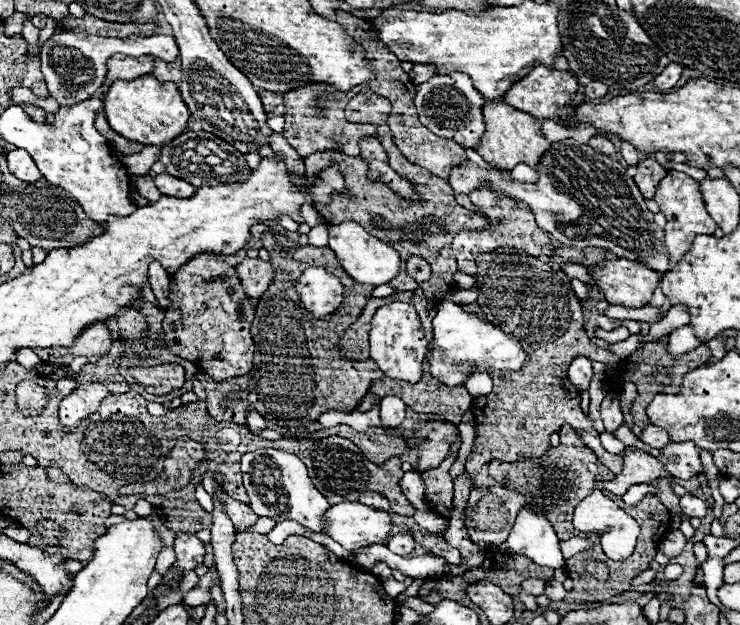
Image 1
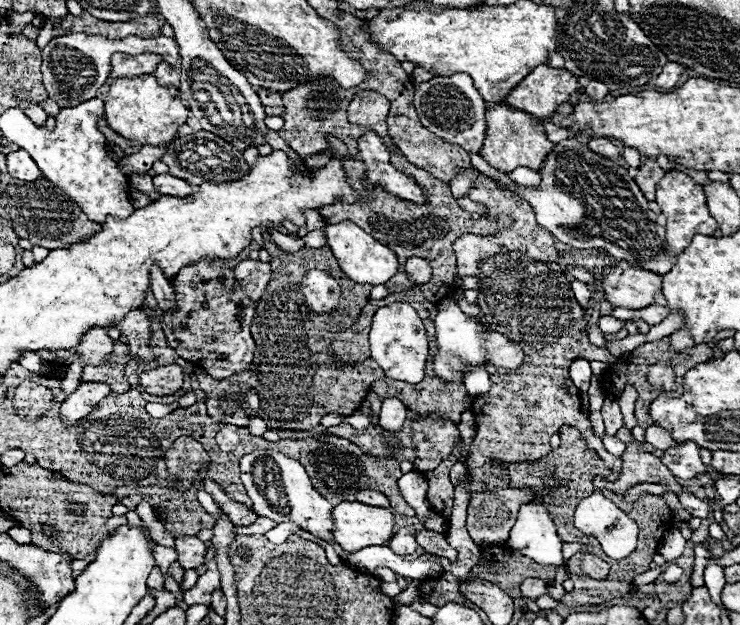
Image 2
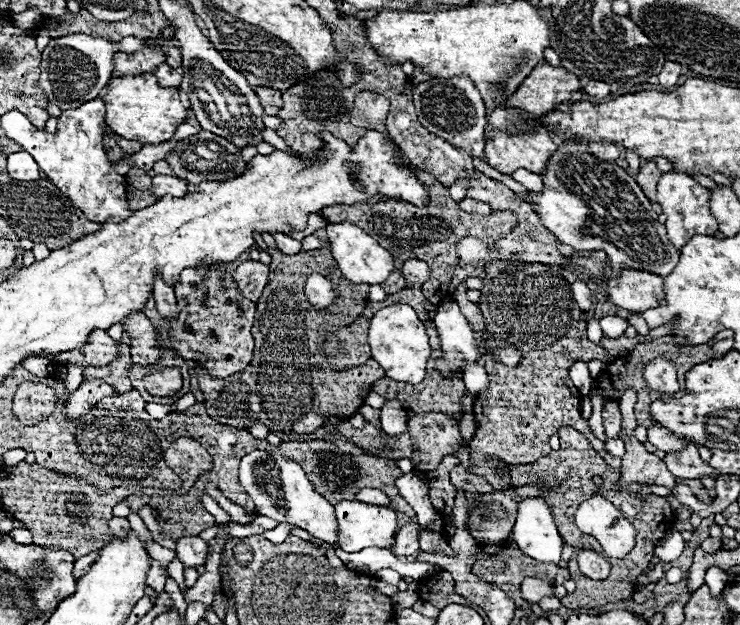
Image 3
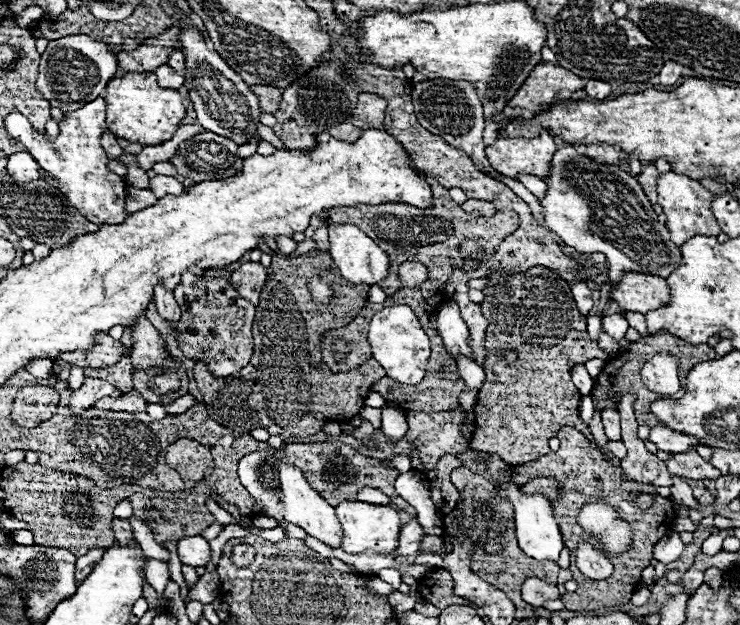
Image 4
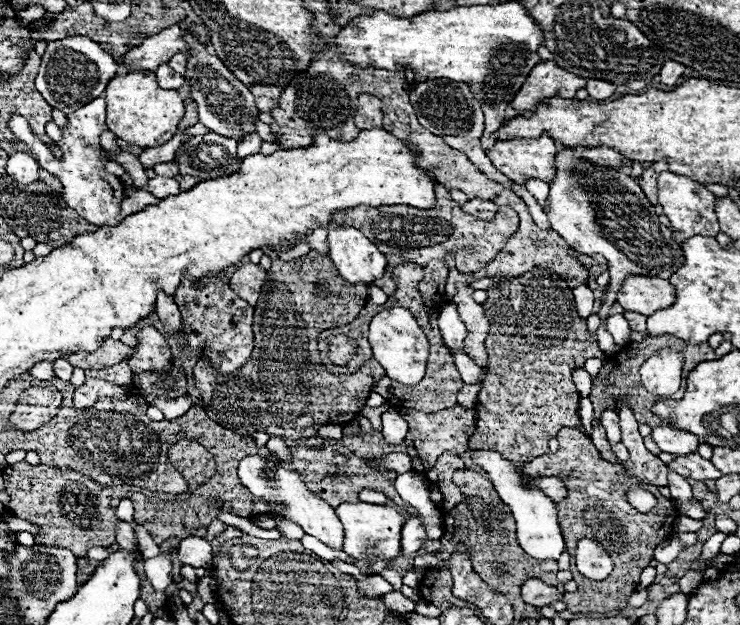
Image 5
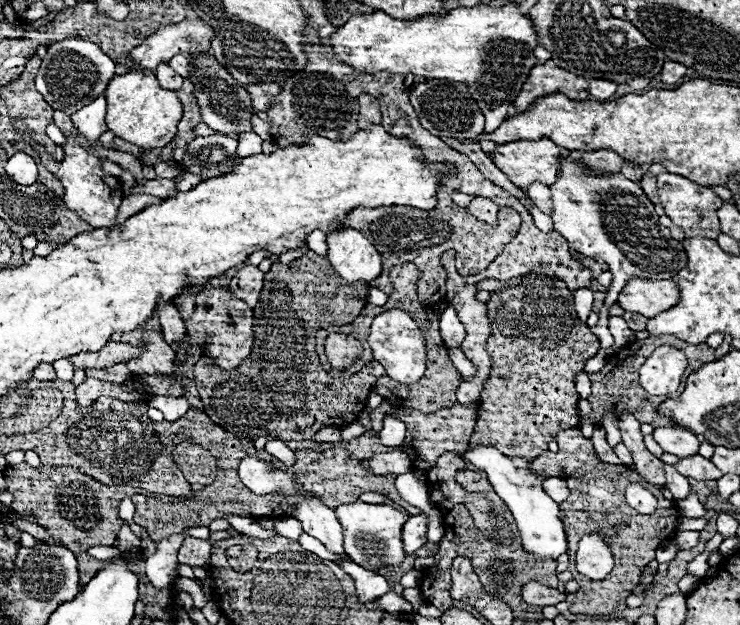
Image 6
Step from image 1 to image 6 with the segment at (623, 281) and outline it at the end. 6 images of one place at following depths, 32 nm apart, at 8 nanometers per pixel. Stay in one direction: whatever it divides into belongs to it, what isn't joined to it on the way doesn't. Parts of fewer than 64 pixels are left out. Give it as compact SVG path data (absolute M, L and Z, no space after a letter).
M630 278L624 290L618 294L618 304L626 312L638 312L642 316L656 316L672 308L678 302L678 286L672 280L644 280Z

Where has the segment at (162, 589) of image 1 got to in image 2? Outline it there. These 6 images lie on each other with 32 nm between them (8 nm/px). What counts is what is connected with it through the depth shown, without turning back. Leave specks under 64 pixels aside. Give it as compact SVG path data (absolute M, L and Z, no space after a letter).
M178 536L176 538L176 554L178 554L180 566L184 570L190 570L190 568L204 564L206 544L202 540L198 540L196 536Z

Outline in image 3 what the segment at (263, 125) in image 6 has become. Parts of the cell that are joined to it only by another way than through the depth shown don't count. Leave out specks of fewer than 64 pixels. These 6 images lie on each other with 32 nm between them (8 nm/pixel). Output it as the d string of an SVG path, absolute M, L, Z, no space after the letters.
M265 128L264 130L262 130L261 134L263 140L271 144L276 150L282 150L285 152L292 153L292 150L287 147L284 140L280 138L274 130L270 128Z

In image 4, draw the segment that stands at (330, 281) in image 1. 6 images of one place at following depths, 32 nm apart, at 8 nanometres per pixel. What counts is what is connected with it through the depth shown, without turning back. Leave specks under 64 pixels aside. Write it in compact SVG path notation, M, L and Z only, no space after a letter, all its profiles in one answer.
M318 276L310 278L308 292L314 298L314 302L318 302L318 304L326 304L326 302L330 302L330 298L334 298L332 286L328 282L324 282L322 278L318 278Z

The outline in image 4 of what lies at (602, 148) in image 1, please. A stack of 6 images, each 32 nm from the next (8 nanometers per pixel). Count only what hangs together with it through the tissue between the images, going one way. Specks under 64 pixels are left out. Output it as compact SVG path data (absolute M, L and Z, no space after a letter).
M590 144L586 146L586 154L602 164L616 164L620 158L620 152L610 144Z

